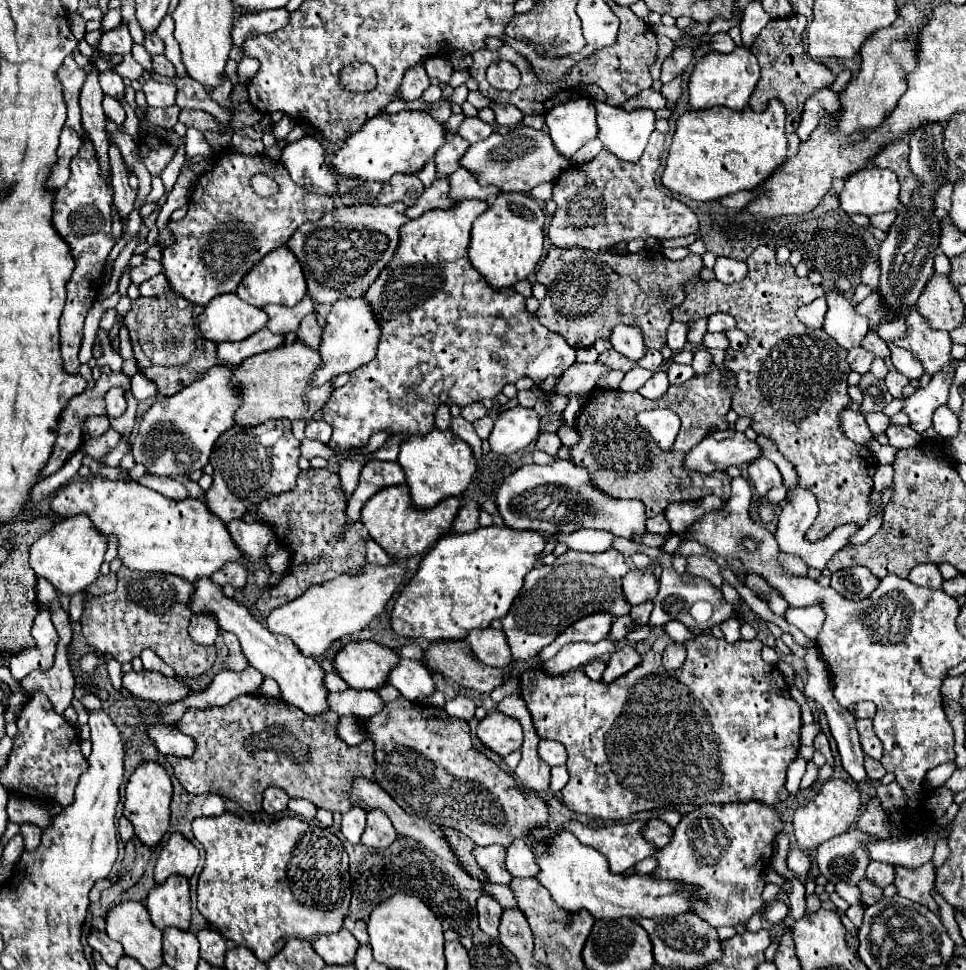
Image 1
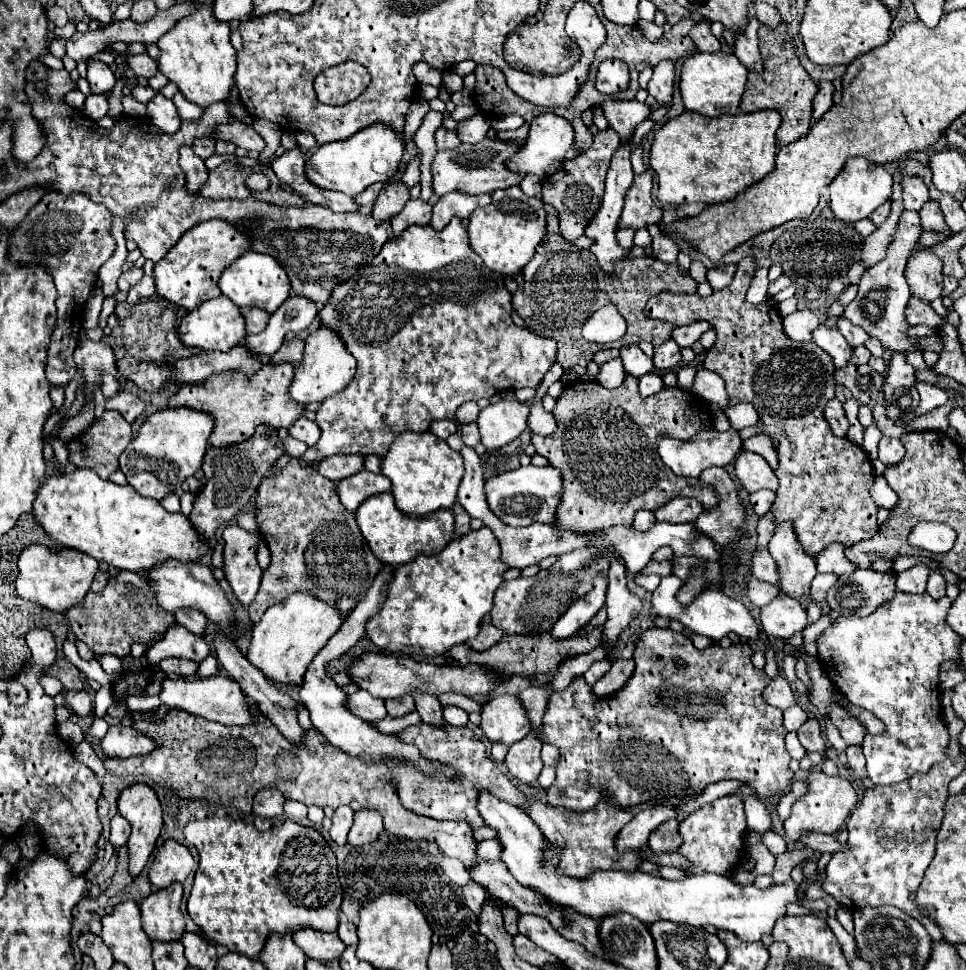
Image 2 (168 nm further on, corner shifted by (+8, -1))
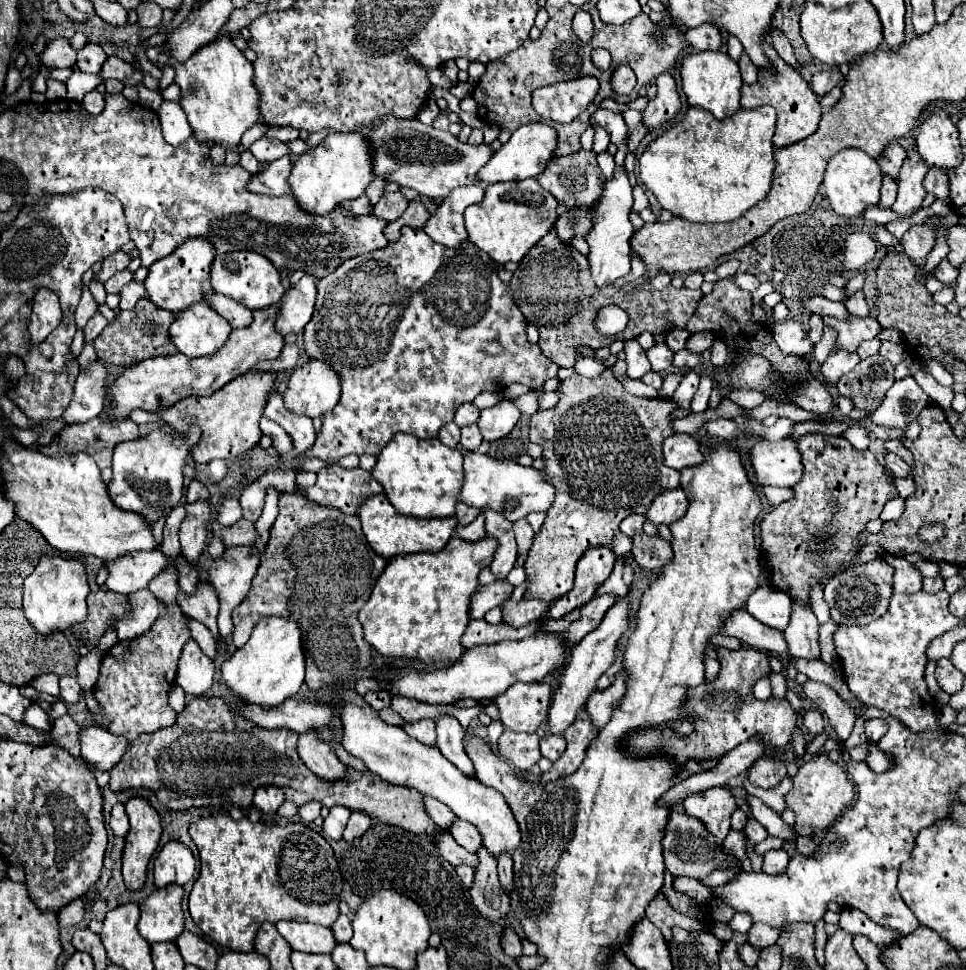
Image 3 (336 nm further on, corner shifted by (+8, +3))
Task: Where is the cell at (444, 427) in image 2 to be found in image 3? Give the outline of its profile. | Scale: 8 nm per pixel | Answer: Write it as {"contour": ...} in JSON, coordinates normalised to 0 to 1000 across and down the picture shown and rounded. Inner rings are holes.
{"contour":[[[465,435],[463,439],[459,439],[454,443],[454,449],[452,449],[459,458],[463,458],[465,462],[471,462],[475,458],[475,439],[471,435]]]}

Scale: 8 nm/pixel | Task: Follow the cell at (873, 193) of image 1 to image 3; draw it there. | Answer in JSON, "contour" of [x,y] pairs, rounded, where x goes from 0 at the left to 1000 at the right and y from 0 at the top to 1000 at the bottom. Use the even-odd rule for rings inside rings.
{"contour":[[[875,153],[875,155],[866,157],[856,167],[856,173],[854,173],[854,179],[852,179],[852,192],[856,196],[856,204],[860,208],[860,214],[869,223],[879,223],[879,225],[891,223],[898,212],[910,208],[912,186],[914,186],[914,179],[912,179],[908,165],[898,161],[889,153]]]}

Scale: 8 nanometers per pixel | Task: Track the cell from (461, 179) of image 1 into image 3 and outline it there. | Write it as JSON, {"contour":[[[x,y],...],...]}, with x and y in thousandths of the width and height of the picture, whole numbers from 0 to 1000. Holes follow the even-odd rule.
{"contour":[[[496,190],[471,194],[467,202],[463,202],[452,219],[442,227],[440,239],[446,247],[463,254],[463,256],[475,256],[483,247],[483,237],[479,231],[479,216],[488,210],[494,210],[500,206],[500,194]]]}

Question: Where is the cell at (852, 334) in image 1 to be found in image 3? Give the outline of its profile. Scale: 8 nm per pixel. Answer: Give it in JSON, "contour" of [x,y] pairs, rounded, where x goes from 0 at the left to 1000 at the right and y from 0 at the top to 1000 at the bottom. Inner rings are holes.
{"contour":[[[860,363],[860,367],[850,375],[850,388],[852,394],[858,398],[864,398],[869,394],[869,390],[877,384],[881,384],[885,377],[889,375],[889,367],[887,365],[879,365],[879,363]]]}

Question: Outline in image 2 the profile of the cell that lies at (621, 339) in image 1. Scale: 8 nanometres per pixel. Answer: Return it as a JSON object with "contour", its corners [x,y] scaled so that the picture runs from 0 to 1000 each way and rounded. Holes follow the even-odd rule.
{"contour":[[[657,355],[647,357],[643,361],[643,371],[645,371],[647,384],[653,388],[666,388],[676,381],[676,371],[670,369],[666,365],[666,361],[661,361],[661,357],[657,357]]]}

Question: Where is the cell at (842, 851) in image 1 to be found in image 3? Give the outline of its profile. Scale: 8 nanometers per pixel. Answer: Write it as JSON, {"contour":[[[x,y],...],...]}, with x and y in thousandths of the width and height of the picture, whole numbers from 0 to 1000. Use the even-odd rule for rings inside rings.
{"contour":[[[798,876],[790,882],[790,899],[794,901],[806,901],[811,895],[815,895],[815,878],[813,876]]]}

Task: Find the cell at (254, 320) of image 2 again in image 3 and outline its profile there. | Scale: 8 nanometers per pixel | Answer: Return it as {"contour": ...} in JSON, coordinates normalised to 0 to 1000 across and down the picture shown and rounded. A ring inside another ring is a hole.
{"contour":[[[212,301],[210,303],[210,311],[214,311],[216,318],[220,318],[227,326],[231,326],[239,338],[254,338],[256,334],[260,334],[260,326],[262,322],[258,318],[254,318],[252,313],[227,303],[227,301]]]}

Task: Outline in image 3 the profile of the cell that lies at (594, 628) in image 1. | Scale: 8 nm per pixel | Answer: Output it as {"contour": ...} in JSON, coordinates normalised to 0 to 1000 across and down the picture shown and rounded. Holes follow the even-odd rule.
{"contour":[[[630,563],[608,565],[608,569],[604,569],[597,581],[593,608],[568,625],[568,635],[577,639],[585,635],[587,631],[608,623],[608,619],[616,614],[616,606],[630,596],[637,584],[637,577],[639,573]]]}

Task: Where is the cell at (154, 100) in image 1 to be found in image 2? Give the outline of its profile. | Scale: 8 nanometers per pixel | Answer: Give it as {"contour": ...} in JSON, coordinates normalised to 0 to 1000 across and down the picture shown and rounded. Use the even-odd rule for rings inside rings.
{"contour":[[[163,95],[160,101],[152,105],[152,122],[173,138],[183,136],[187,130],[181,107],[175,101],[171,101],[167,95]]]}

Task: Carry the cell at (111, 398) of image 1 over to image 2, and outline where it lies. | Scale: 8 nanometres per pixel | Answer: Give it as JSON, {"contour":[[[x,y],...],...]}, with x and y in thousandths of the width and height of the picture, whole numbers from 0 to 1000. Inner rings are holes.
{"contour":[[[107,427],[102,433],[96,435],[96,439],[84,449],[84,456],[73,454],[69,458],[73,470],[71,474],[82,480],[82,482],[94,482],[96,487],[100,487],[107,495],[111,495],[121,482],[123,482],[123,470],[125,466],[131,462],[131,458],[136,456],[136,437],[131,433],[127,433],[125,427]]]}

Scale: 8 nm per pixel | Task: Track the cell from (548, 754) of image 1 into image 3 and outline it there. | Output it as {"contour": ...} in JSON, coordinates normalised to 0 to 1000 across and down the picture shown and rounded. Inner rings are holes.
{"contour":[[[562,753],[556,755],[558,757],[558,771],[560,771],[560,777],[568,784],[577,784],[583,775],[585,775],[585,761],[583,759],[575,759],[575,757],[564,757]]]}

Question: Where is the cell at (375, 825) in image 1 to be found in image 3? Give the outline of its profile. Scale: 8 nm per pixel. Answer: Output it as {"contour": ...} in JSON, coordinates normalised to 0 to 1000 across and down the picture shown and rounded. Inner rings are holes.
{"contour":[[[365,837],[363,843],[361,843],[361,847],[359,847],[359,854],[357,854],[357,862],[355,862],[355,864],[357,864],[359,868],[363,868],[363,866],[376,862],[376,860],[382,856],[382,852],[384,852],[384,843],[382,843],[380,839],[376,839],[376,837]]]}

